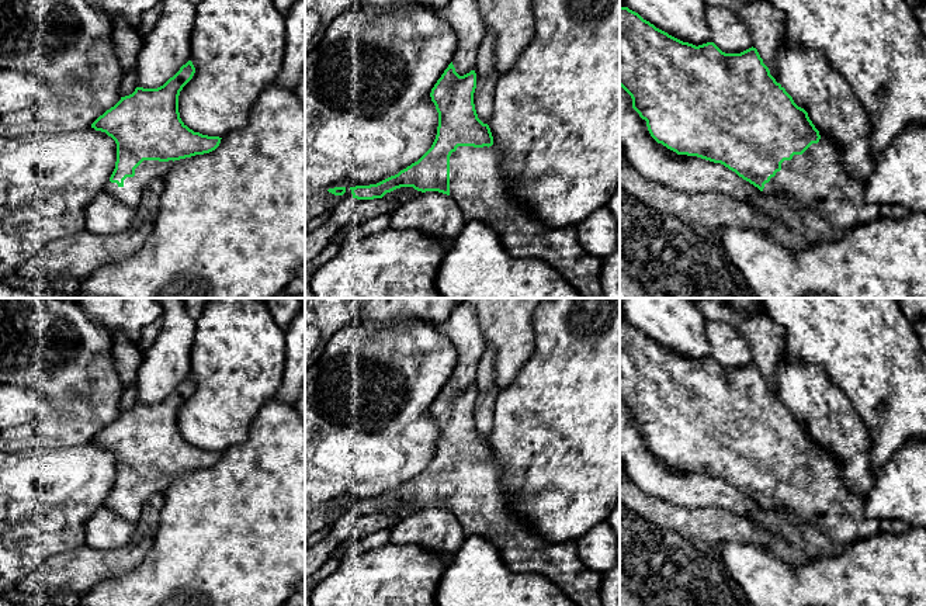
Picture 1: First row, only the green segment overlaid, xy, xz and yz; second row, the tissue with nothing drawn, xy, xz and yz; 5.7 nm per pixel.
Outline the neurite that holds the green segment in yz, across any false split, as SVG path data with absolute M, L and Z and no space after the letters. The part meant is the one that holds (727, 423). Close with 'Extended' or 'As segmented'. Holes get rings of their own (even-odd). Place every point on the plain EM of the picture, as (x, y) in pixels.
M620 322L620 401L631 411L632 423L646 436L651 451L677 470L721 478L766 509L785 509L791 524L814 524L839 547L880 531L881 520L866 516L866 499L849 491L839 461L819 449L808 427L770 389L756 363L725 368L714 357L696 361L656 343L628 322Z. Extended

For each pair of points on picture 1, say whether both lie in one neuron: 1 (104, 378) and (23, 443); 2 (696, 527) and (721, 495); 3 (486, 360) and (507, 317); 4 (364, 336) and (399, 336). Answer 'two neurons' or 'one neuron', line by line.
1: one neuron
2: two neurons
3: two neurons
4: one neuron

